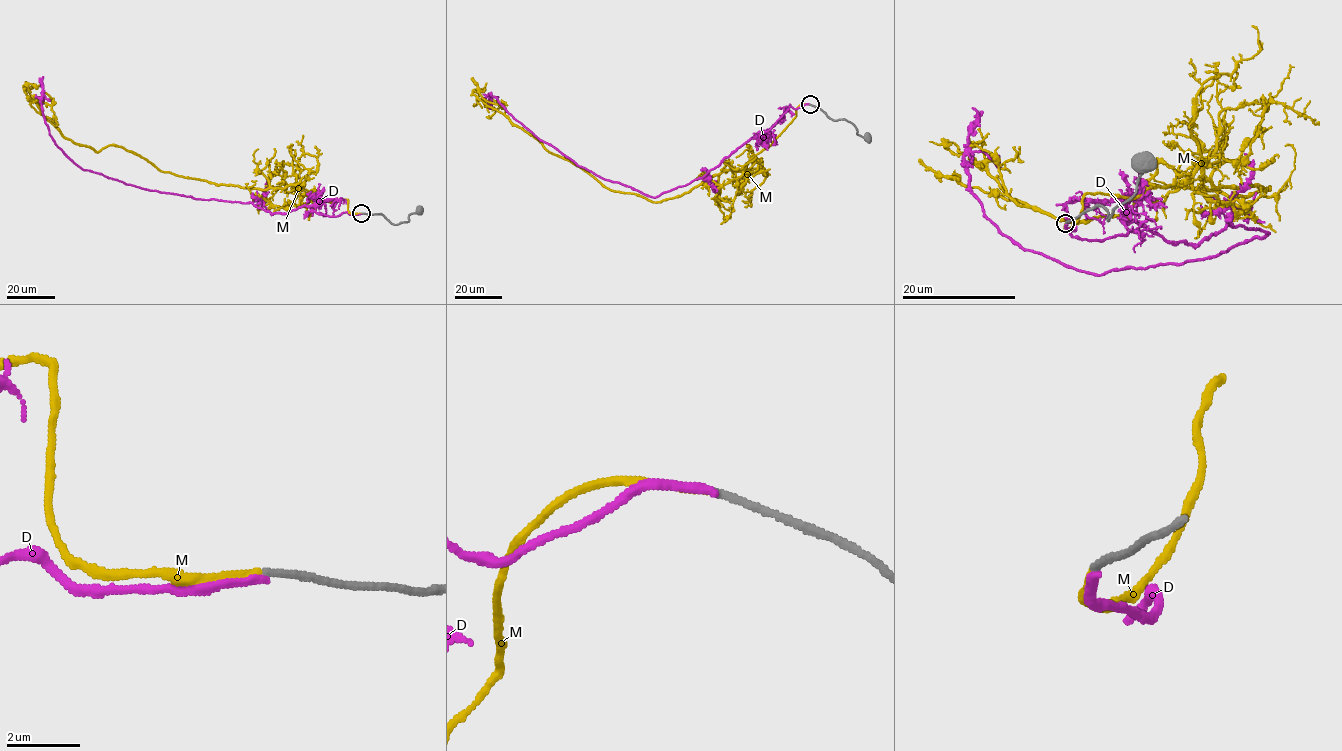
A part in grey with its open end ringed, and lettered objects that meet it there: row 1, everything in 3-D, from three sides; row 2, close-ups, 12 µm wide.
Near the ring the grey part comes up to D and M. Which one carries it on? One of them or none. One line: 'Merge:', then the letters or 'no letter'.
Merge: M

